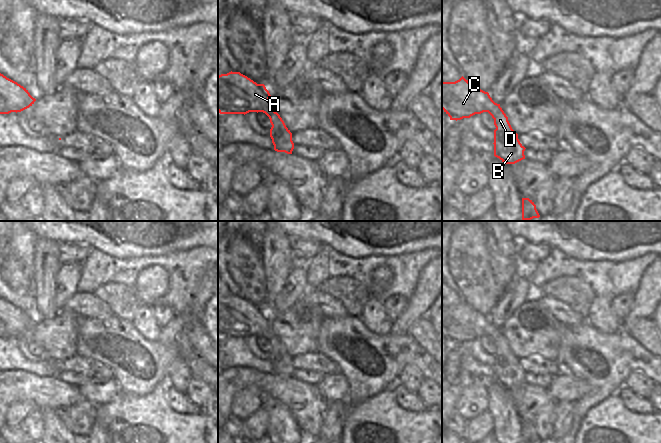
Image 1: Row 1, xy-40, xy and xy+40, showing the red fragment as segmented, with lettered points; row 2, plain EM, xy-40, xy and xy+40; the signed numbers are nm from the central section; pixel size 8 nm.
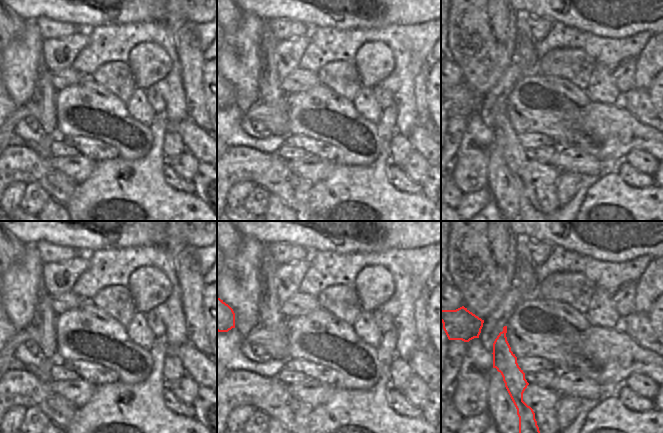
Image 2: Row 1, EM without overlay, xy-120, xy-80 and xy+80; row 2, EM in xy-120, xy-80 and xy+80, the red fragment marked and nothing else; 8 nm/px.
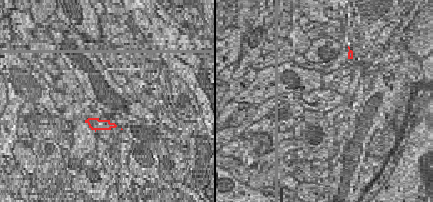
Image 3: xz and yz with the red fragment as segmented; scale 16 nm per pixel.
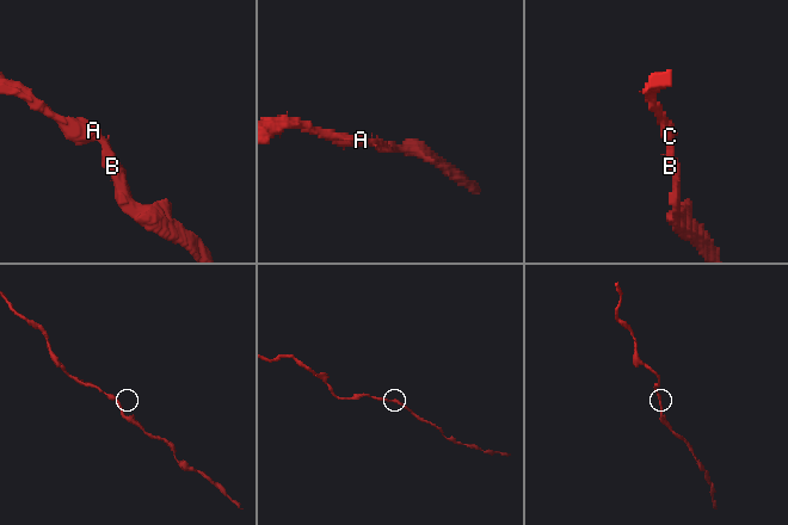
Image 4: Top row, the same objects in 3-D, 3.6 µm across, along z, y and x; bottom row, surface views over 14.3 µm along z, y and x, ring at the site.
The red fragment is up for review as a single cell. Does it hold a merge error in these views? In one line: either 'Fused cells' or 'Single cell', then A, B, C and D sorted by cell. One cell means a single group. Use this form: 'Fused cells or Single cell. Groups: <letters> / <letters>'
Single cell. Groups: A B C D

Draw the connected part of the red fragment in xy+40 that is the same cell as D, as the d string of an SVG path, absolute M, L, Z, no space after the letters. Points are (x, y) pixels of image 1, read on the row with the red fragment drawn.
M463 76L455 82L442 82L442 109L450 120L470 118L488 112L494 119L494 156L505 164L515 164L525 159L525 147L512 129L508 117L485 92Z

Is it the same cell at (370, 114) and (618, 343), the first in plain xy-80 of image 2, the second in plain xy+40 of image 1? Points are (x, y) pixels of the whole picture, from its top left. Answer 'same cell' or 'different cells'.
different cells

